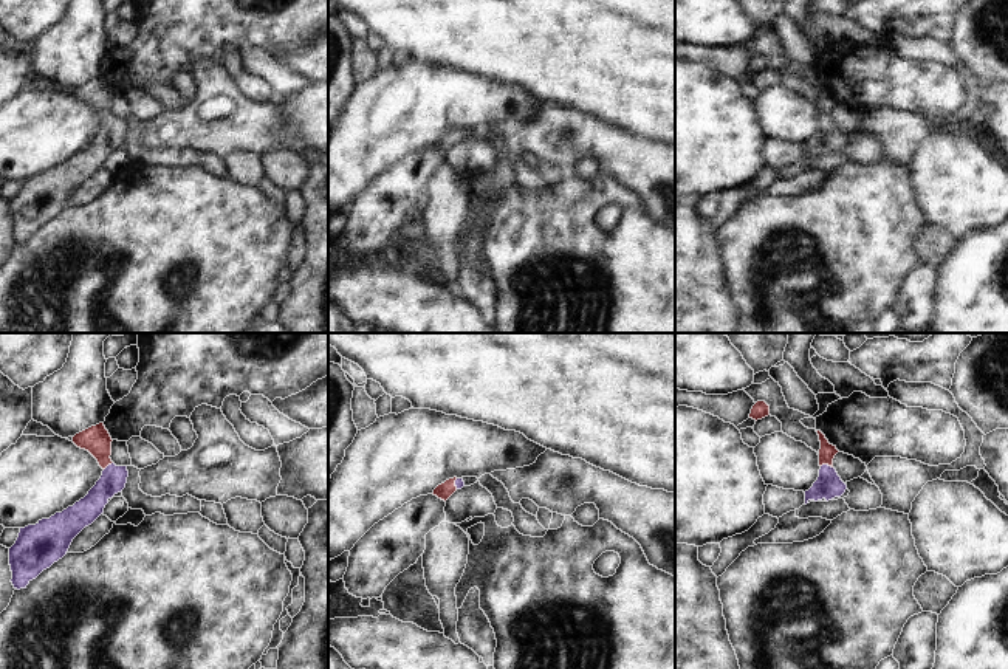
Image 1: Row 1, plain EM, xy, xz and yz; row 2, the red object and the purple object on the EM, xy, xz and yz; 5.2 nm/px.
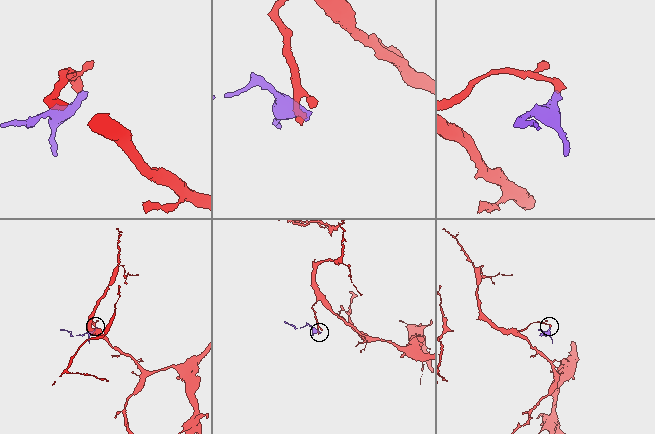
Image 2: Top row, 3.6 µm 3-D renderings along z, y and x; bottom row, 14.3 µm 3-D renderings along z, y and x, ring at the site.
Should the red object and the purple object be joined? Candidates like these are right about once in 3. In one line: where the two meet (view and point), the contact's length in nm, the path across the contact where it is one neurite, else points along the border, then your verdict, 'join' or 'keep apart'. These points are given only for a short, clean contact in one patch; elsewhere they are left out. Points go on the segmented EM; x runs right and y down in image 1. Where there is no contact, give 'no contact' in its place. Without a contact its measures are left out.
meets red in yz at (827, 463); contact 70 nm long; runs through yz (827, 451), (827, 463), (829, 485); join

